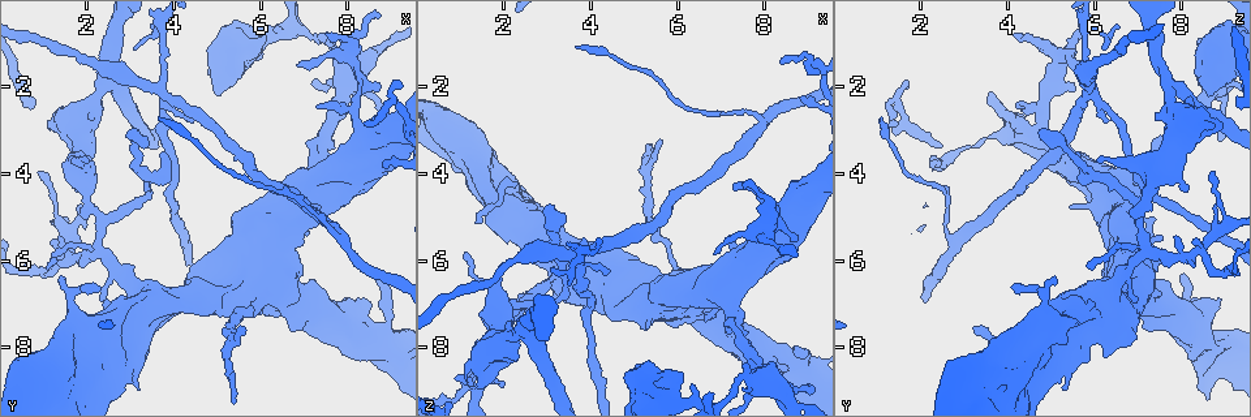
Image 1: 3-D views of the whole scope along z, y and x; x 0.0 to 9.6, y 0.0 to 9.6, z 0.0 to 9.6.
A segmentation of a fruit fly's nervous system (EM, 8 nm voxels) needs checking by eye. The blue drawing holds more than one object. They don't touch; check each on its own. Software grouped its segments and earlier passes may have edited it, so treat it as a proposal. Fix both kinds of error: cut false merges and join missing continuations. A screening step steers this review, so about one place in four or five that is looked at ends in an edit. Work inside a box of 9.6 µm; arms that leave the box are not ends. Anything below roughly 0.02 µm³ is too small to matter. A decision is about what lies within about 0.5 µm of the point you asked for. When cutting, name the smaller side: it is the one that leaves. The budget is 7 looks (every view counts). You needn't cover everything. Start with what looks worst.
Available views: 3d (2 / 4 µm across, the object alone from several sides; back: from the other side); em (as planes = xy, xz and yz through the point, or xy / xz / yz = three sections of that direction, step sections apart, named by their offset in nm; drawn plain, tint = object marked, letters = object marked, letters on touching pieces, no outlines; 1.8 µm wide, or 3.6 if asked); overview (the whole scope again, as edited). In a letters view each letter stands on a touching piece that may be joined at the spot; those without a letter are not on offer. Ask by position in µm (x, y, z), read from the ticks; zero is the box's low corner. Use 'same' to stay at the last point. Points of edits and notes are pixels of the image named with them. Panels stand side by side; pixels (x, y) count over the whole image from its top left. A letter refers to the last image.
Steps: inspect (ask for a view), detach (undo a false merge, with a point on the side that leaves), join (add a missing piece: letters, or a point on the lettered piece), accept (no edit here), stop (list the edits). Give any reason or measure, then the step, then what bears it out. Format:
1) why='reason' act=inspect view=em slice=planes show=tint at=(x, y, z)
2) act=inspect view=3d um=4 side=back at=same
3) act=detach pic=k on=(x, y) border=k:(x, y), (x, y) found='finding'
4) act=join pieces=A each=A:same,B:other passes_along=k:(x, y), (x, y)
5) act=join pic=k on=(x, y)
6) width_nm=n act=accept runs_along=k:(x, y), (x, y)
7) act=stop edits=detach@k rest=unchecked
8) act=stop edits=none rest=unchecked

why='thin end' act=inspect view=3d um=2 side=back at=(3.65, 2.70, 1.10)

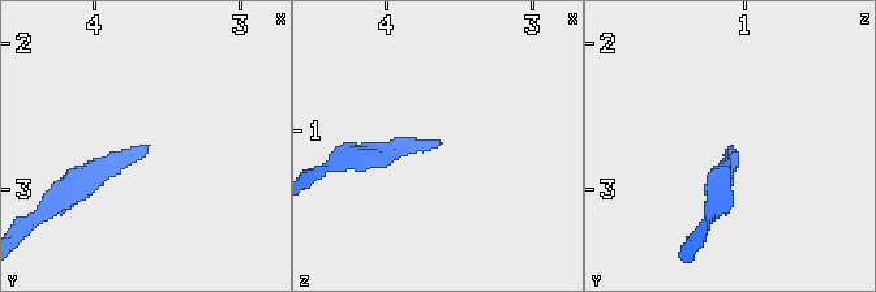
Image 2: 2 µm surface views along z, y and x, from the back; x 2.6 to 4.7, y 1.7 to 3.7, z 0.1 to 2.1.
act=inspect view=em slice=planes show=letters at=(3.62, 2.72, 1.08)

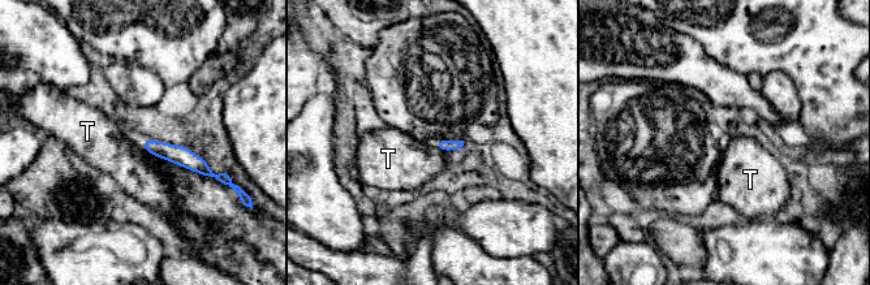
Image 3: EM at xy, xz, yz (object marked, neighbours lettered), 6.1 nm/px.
act=accept each=T:other runs_along=3:(146, 142), (181, 155), (209, 173) found='no lettered piece goes on from it'

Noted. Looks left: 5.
why='sudden change in width' act=inspect view=em um=3.6 slice=yz step=4 show=letters at=(2.95, 6.60, 6.55)

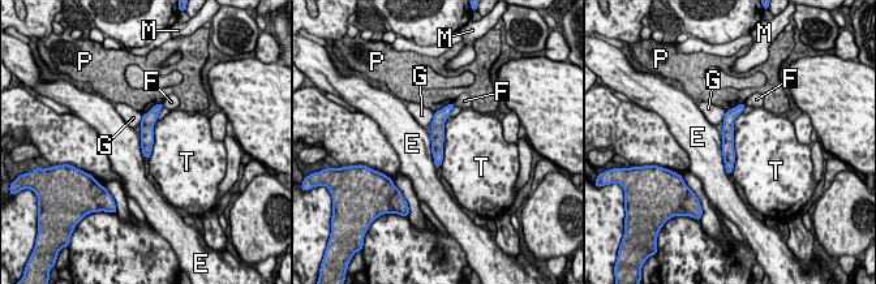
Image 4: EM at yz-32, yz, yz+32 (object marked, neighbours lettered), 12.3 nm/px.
longest_contact=T:750nm act=accept each=E:other,F:other,G:other,M:other,P:other,T:other runs_along=4:(739, 110), (728, 121), (729, 168) found='continuous, no second neuron'

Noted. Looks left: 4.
why='sudden change in width' act=inspect view=em slice=planes show=tint at=(8.15, 1.40, 5.15)

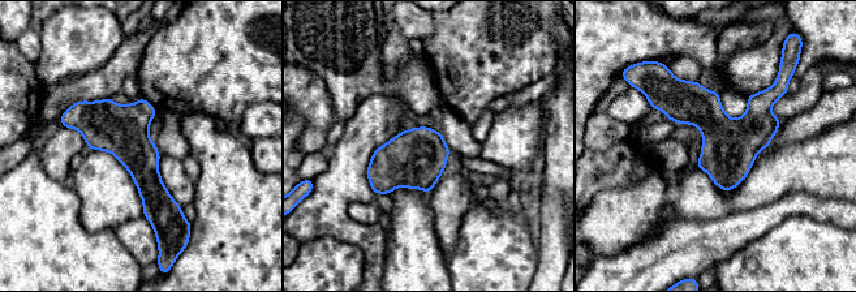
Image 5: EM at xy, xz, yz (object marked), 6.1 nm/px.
why='what lies round it' act=inspect view=em slice=planes show=letters at=same

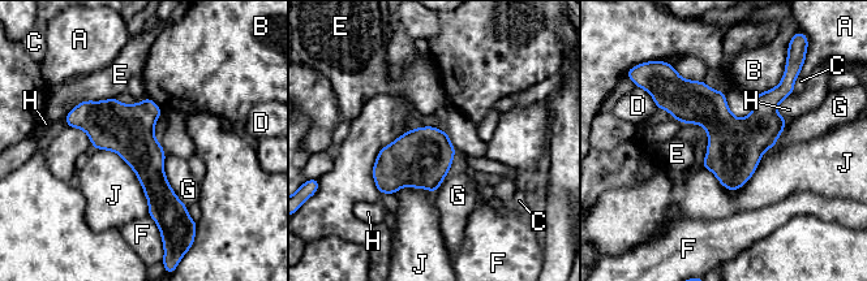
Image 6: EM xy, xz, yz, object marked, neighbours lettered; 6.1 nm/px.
act=accept each=A:other,B:other,C:other,D:other,E:other,F:other,G:other,H:other,J:other border=6:(773, 146), (734, 190), (700, 167) found='one neuron here'

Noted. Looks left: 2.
act=stop edits=none rest=unchecked

